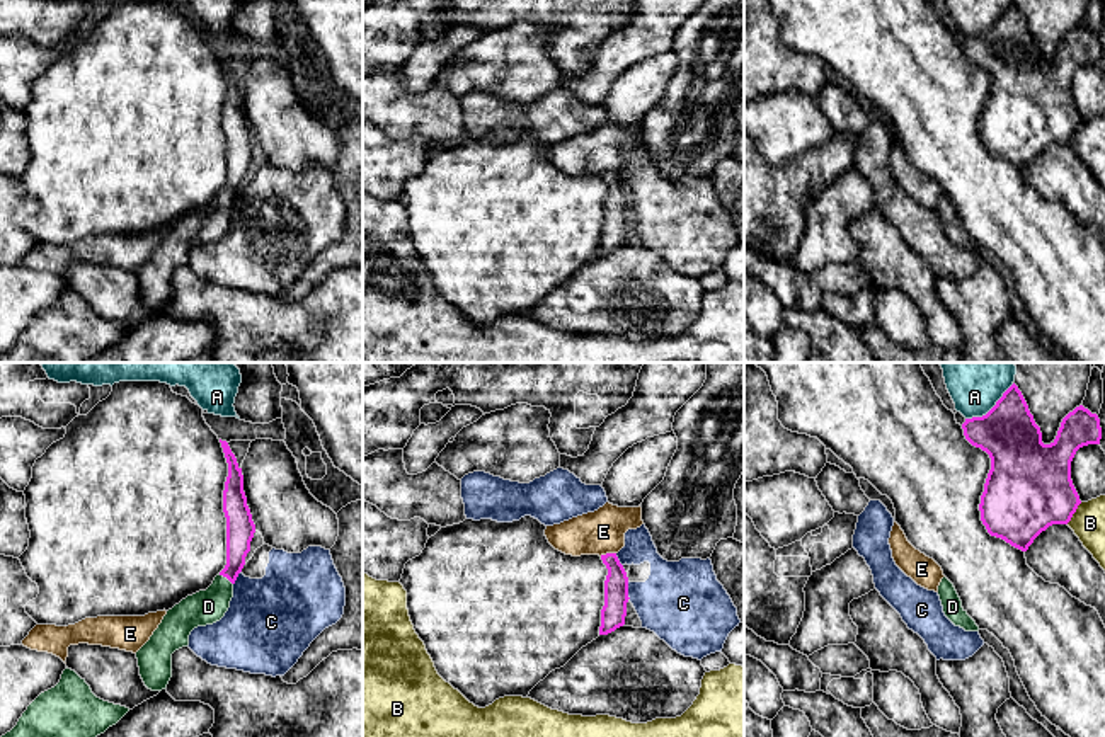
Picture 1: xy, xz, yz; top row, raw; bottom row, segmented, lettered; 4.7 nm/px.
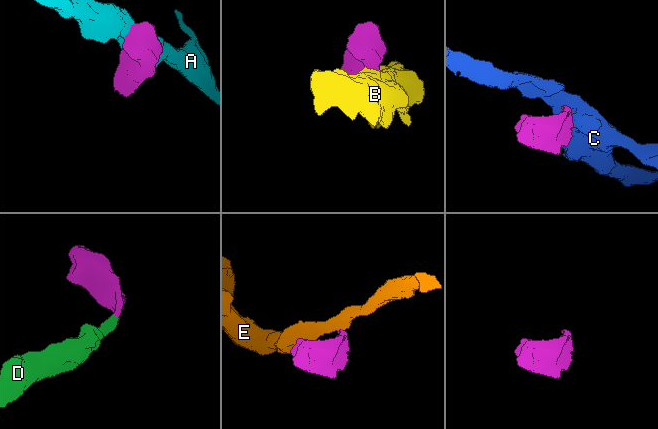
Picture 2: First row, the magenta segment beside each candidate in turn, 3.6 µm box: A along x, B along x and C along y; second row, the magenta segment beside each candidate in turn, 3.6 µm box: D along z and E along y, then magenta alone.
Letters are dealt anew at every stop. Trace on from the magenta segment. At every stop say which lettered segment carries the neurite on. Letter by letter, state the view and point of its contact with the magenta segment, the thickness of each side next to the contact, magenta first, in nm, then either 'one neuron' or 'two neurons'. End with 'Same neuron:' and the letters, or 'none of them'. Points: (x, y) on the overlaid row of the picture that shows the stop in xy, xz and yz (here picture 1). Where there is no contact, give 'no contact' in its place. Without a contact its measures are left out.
A: yz (991, 409) | 280/340 nm | two neurons
B: yz (1075, 511) | 400/160 nm | two neurons
C: xz (627, 591) | 120/360 nm | two neurons
D: xy (227, 577) | 140/160 nm | one neuron
E: xz (606, 554) | 110/200 nm | two neurons
Same neuron: D

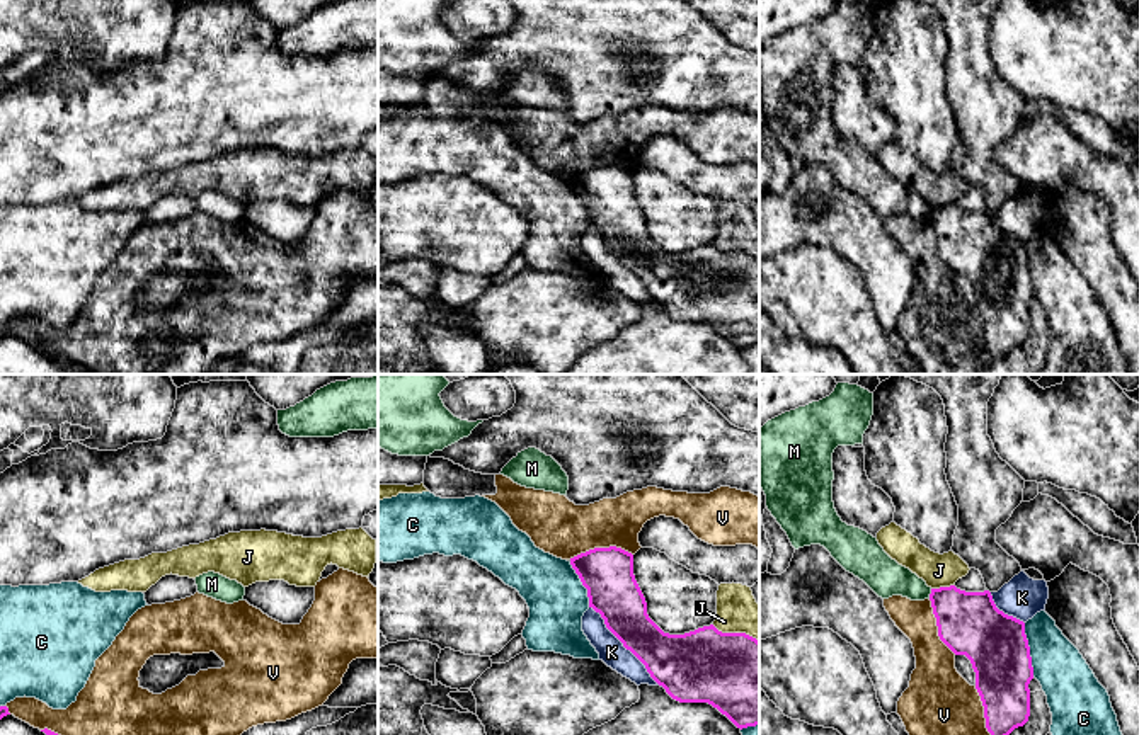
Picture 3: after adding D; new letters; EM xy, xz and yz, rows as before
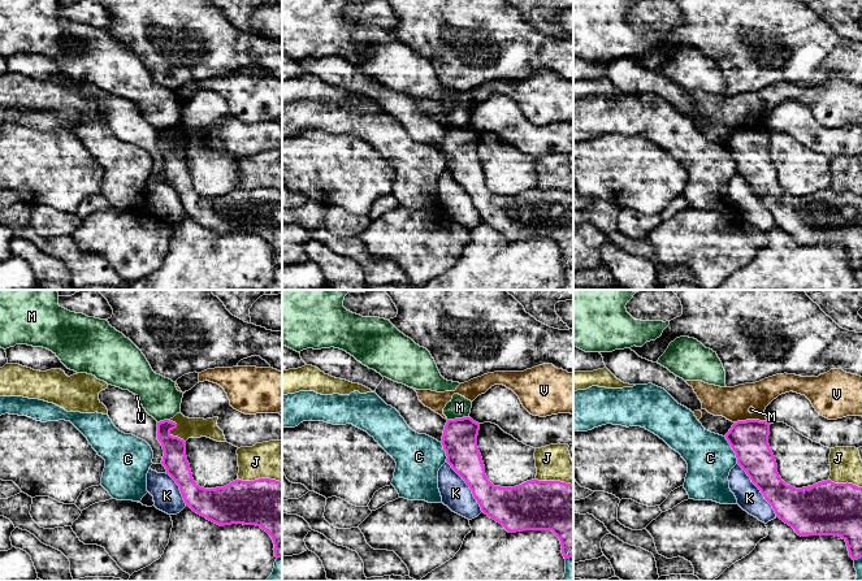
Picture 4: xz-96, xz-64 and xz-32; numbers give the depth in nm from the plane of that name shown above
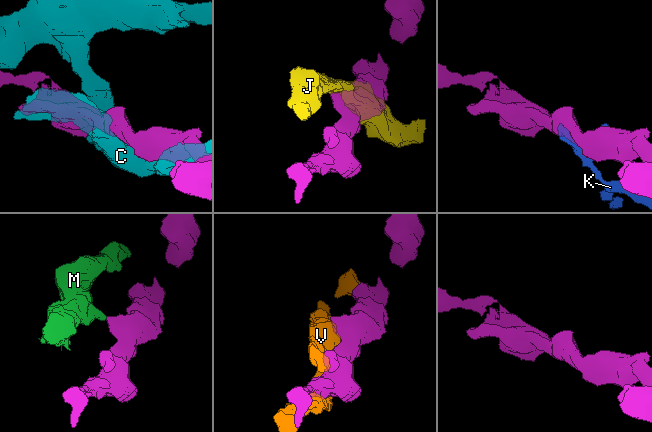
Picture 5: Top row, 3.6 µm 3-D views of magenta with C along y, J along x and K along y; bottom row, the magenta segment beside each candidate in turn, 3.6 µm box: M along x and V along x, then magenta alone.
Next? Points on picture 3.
C: yz (1029, 650) | 300/240 nm | two neurons
J: yz (942, 587) | 300/160 nm | two neurons
K: xz (625, 647) | 260/120 nm | two neurons
M: yz (930, 594) | 300/180 nm | two neurons
V: xz (600, 548) | 240/260 nm | two neurons
Same neuron: none of them

